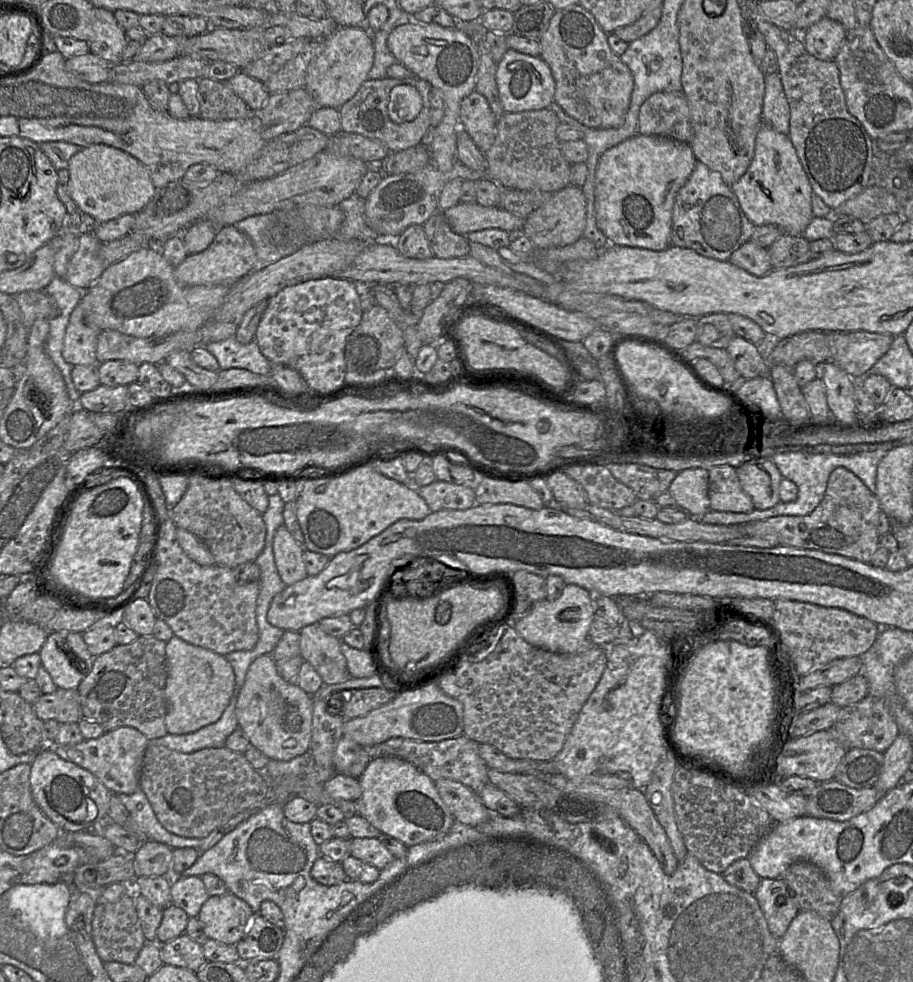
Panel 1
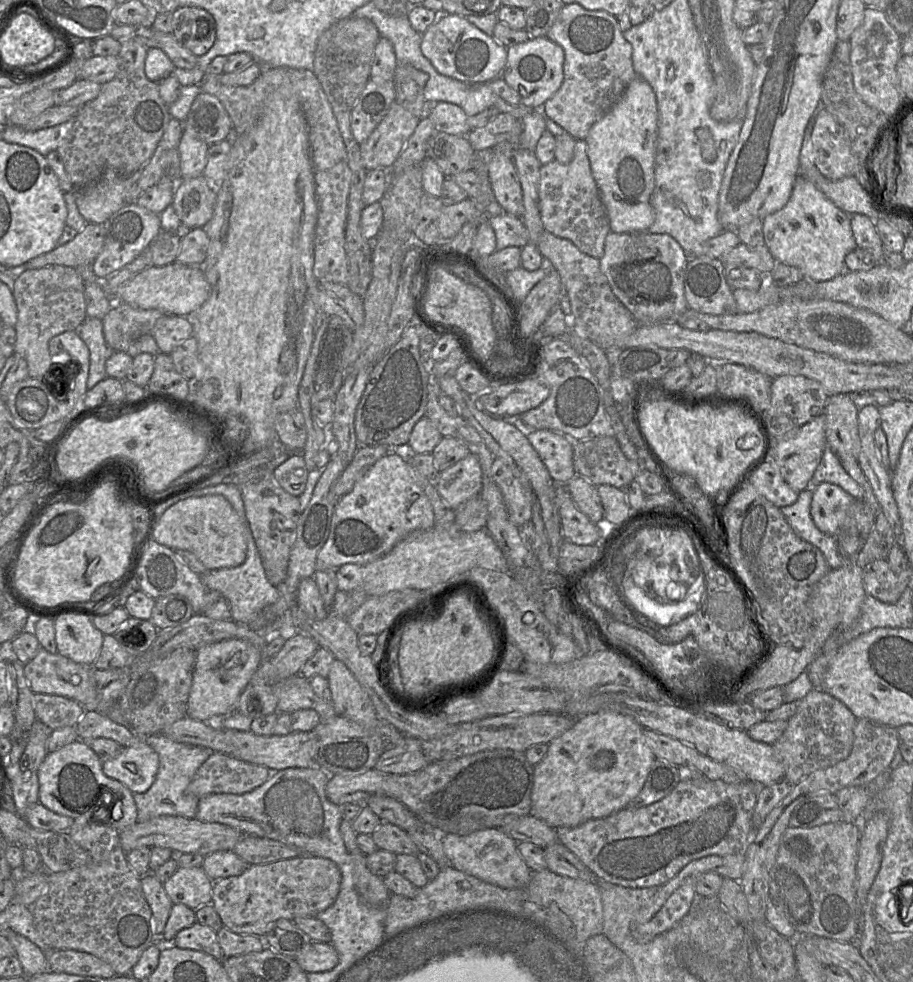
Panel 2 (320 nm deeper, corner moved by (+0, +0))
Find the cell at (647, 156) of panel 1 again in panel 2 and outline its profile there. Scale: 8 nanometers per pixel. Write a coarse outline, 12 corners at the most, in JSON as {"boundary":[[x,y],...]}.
{"boundary":[[636,76],[586,137],[612,232],[654,222],[656,95]]}

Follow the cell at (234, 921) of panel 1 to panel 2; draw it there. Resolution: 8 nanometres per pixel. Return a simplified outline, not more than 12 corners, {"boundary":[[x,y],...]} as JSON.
{"boundary":[[299,856],[212,880],[223,926],[263,938],[316,917],[341,871]]}

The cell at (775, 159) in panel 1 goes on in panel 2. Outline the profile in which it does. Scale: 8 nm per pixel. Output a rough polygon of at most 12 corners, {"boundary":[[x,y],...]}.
{"boundary":[[798,174],[762,220],[777,262],[826,281],[857,248],[851,214]]}

